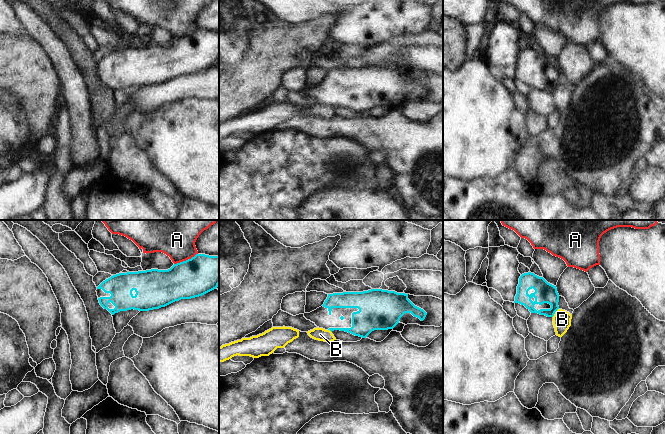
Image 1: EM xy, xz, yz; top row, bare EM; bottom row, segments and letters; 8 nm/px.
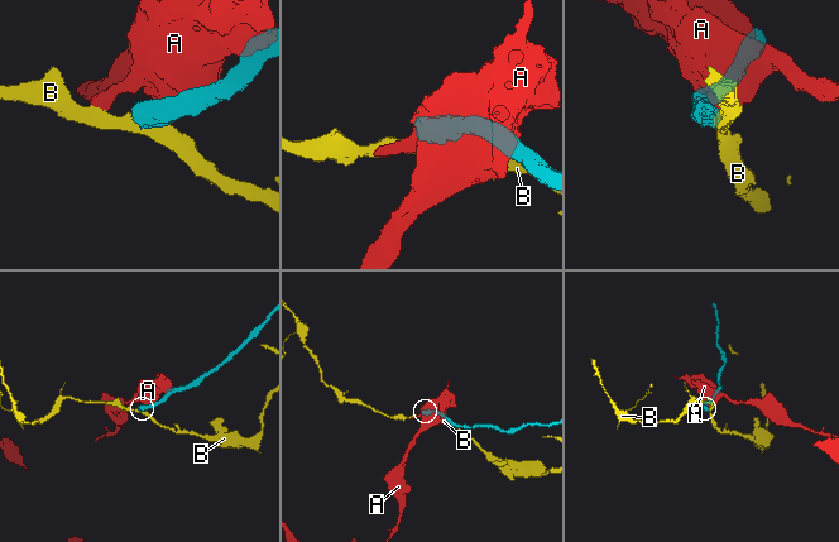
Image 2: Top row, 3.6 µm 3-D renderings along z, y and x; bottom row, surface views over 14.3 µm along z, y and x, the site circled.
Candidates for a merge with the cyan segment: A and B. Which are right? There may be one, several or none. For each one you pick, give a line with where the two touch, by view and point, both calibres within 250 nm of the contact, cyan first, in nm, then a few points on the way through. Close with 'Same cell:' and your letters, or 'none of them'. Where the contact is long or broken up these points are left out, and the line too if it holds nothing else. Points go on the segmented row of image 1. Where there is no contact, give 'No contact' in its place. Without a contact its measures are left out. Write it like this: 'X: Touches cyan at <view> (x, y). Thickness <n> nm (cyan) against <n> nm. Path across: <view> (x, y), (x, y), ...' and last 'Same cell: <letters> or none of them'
Same cell: none of them

